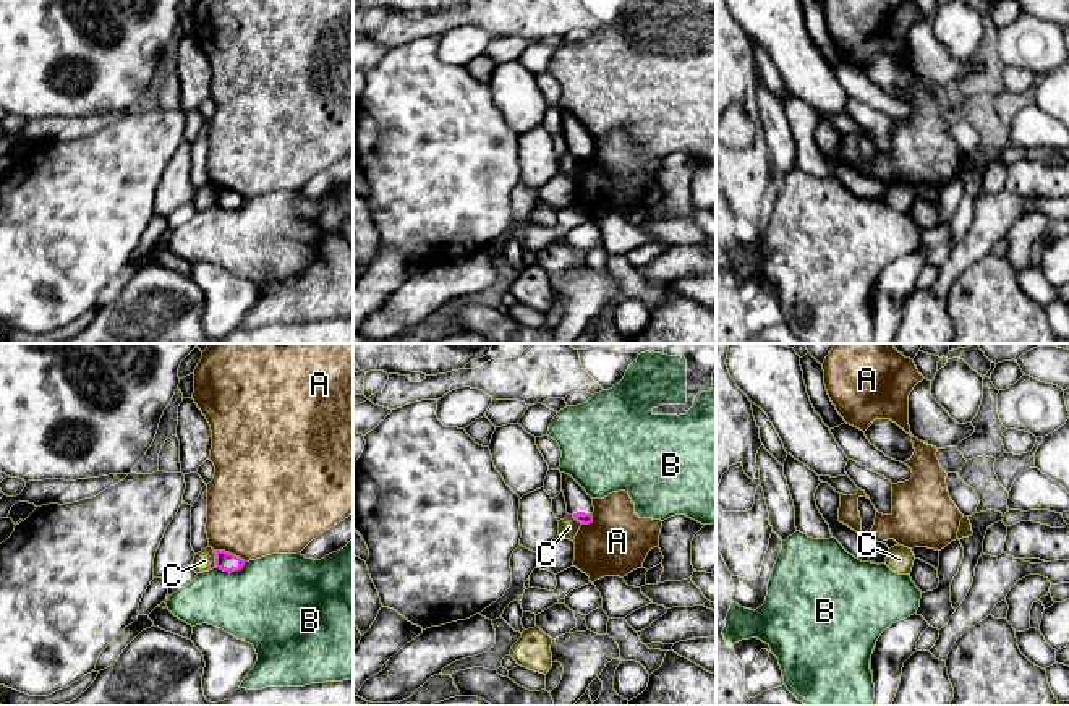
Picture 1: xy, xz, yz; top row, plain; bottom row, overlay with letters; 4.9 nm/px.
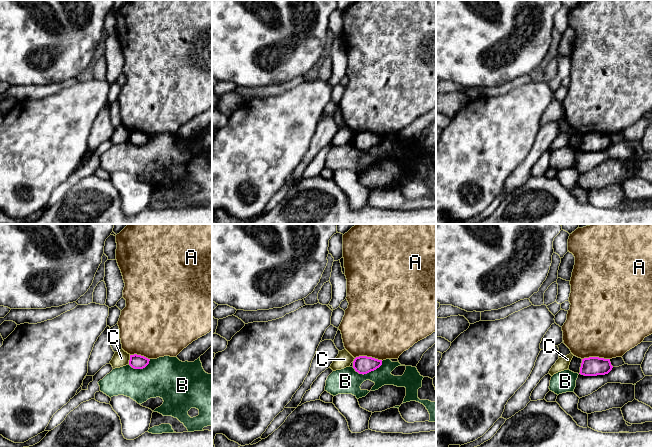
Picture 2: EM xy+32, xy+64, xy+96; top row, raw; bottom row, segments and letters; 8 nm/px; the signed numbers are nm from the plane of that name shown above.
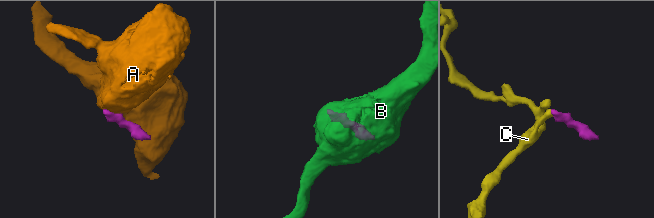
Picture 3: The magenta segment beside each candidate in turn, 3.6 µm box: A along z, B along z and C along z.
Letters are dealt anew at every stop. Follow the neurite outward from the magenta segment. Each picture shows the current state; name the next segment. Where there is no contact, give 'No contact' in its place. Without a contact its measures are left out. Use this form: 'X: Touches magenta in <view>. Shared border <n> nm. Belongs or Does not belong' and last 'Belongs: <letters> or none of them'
A: Touches magenta in xy. Shared border 170 nm. Does not belong
B: Touches magenta in xy. Shared border 150 nm. Does not belong
C: Touches magenta in xy. Shared border 80 nm. Does not belong
Belongs: none of them

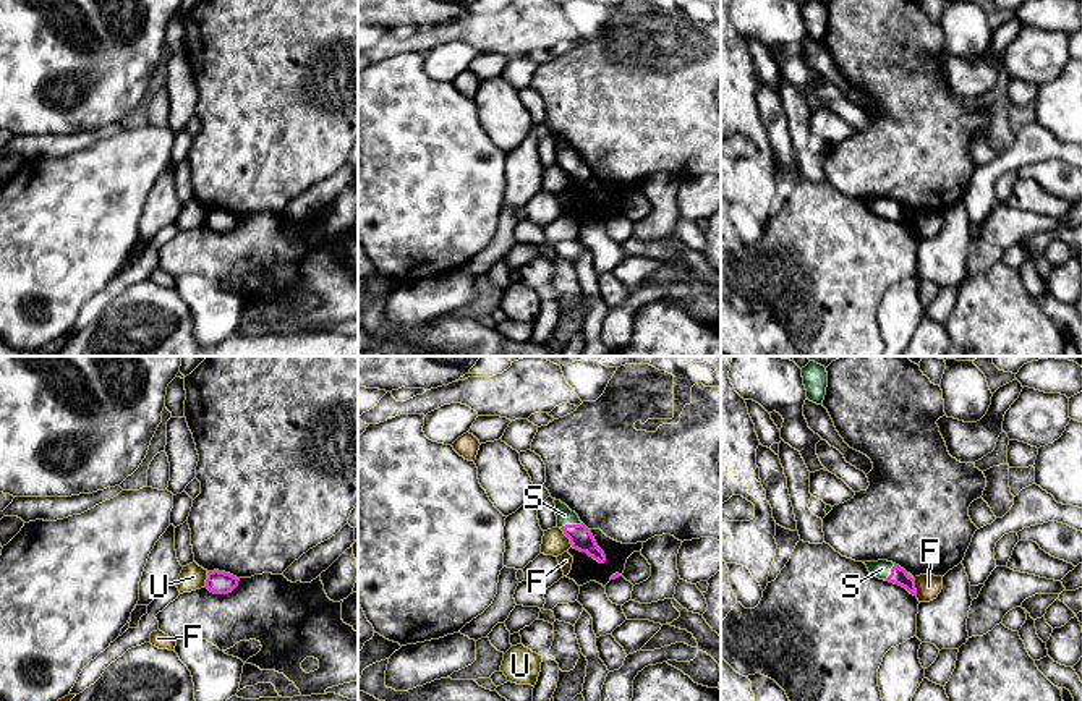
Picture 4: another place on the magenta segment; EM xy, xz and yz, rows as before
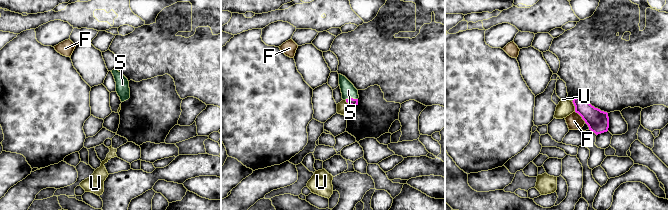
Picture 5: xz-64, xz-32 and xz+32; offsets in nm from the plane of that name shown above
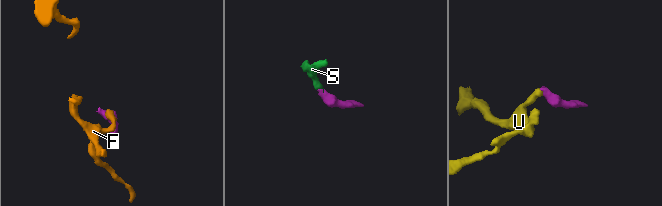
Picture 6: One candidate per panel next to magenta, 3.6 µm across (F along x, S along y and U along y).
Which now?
F: Touches magenta in yz. Shared border 90 nm. Does not belong
S: Touches magenta in xz. Shared border 110 nm. Belongs
U: Touches magenta in xz. Shared border 120 nm. Does not belong
Belongs: S

